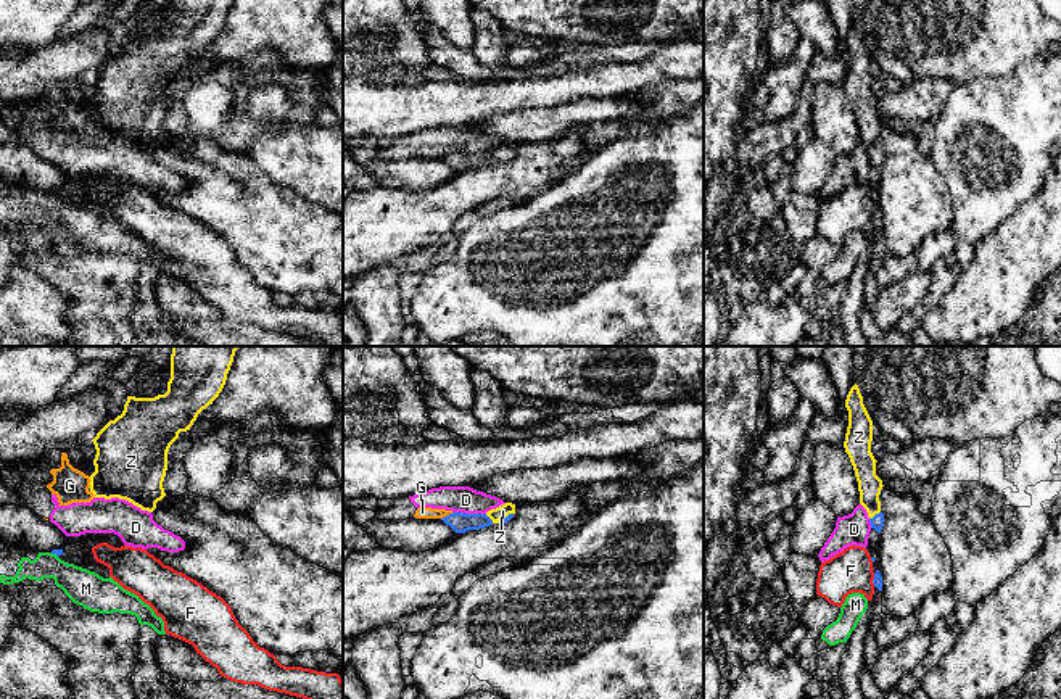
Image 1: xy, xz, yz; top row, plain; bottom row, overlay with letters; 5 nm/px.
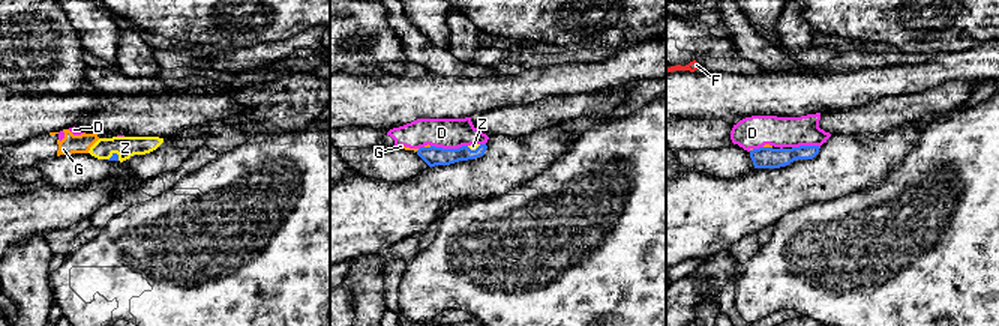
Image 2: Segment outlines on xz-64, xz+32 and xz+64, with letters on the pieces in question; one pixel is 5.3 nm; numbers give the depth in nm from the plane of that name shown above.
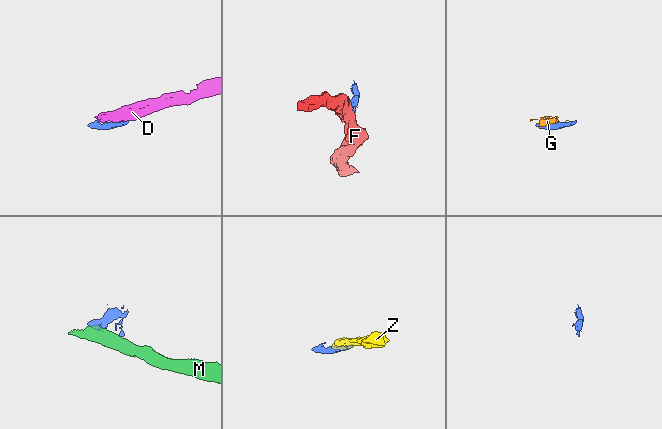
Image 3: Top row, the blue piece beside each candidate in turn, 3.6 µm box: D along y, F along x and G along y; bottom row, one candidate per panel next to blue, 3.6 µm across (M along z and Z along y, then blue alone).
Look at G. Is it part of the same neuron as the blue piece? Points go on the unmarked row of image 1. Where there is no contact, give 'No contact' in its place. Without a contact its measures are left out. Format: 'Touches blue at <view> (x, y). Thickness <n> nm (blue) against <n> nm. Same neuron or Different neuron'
Touches blue at xz (446, 155). Thickness 100 nm (blue) against 60 nm. Different neuron

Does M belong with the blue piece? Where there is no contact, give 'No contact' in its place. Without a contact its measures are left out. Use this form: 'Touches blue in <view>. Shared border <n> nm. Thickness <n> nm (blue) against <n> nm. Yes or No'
Touches blue in xy. Shared border 40 nm. Thickness 30 nm (blue) against 180 nm. No

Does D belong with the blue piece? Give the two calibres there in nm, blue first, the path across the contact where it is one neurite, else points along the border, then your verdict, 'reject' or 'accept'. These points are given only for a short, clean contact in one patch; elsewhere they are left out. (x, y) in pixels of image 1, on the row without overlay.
100/130 nm | along xz (453, 150), (485, 153) | reject

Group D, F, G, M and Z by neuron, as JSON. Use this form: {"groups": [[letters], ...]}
{"groups": [["D", "G"], ["F"], ["M"], ["Z"]]}

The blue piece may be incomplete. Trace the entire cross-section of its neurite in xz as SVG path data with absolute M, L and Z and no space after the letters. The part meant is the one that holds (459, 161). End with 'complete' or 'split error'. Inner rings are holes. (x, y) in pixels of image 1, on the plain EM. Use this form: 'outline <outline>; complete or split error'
outline M506 142L496 148L488 150L486 153L452 151L441 159L456 172L465 172L469 169L480 169L493 163L506 163L514 156L514 153L515 143Z; split error

